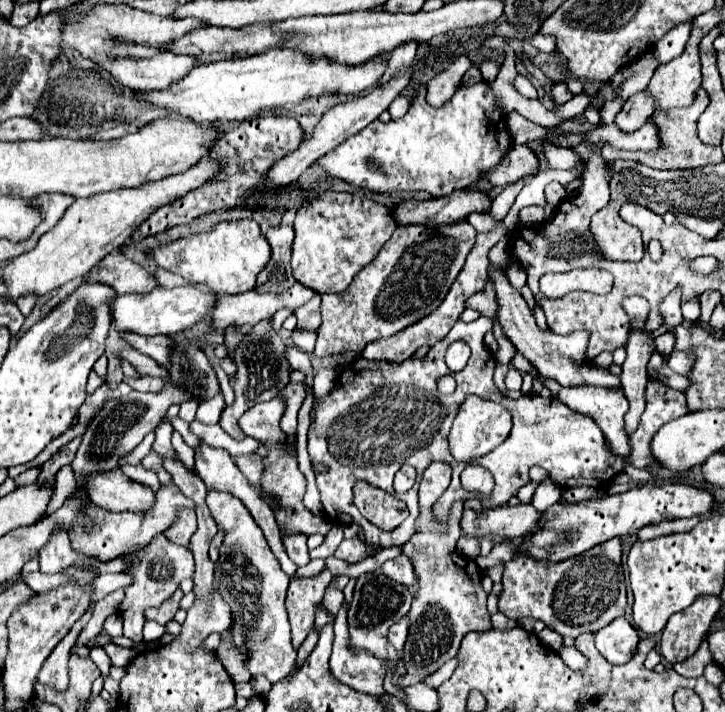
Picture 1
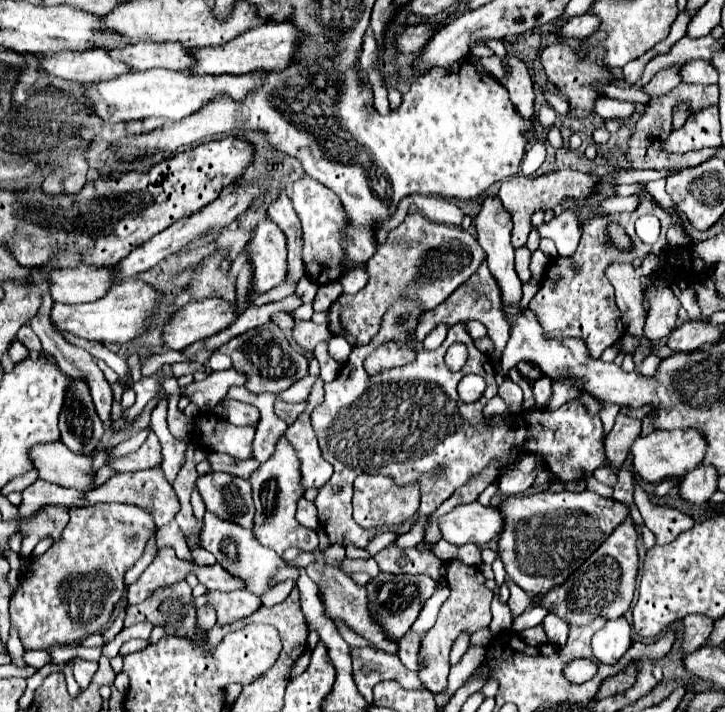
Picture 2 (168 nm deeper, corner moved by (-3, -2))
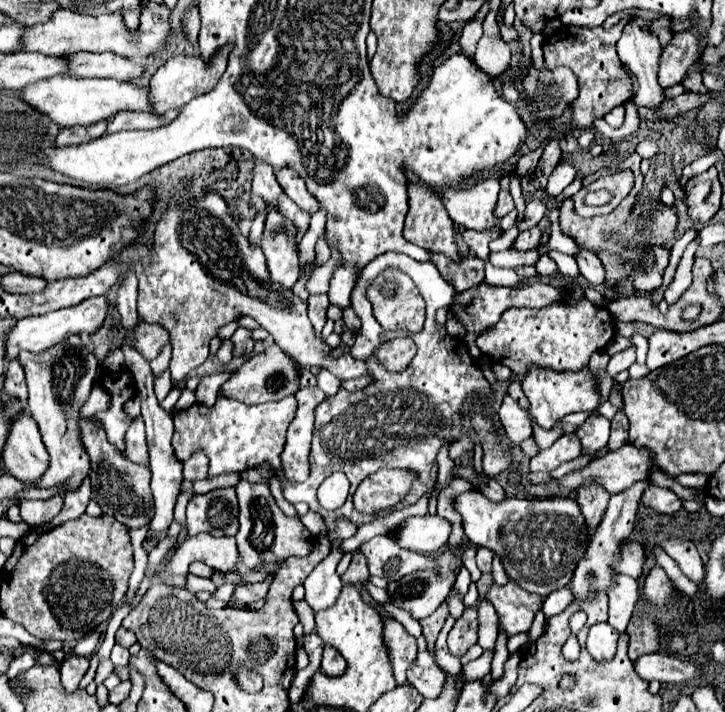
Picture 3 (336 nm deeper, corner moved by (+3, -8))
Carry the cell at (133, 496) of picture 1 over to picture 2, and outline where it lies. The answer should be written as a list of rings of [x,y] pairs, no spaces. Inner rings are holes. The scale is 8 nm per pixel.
[[[59,440],[35,446],[29,452],[29,458],[33,458],[33,468],[37,470],[39,480],[75,488],[79,492],[89,492],[93,486],[95,474],[91,474],[91,458],[73,454]]]

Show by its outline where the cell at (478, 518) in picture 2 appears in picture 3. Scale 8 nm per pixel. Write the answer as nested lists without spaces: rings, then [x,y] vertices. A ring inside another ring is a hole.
[[[437,514],[413,516],[395,530],[395,542],[401,548],[423,554],[435,554],[437,550],[445,548],[449,536],[451,536],[451,522]]]

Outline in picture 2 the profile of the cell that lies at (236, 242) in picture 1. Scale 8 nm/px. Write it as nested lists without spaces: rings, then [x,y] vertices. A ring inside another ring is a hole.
[[[261,222],[245,250],[255,264],[255,292],[267,292],[285,280],[285,234],[275,222]]]

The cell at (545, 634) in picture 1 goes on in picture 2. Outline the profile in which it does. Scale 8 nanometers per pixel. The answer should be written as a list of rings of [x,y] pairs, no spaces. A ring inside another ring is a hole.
[[[542,624],[535,626],[535,628],[523,630],[523,632],[519,634],[519,638],[521,638],[525,644],[529,644],[529,646],[541,646],[541,644],[547,642],[547,636],[545,636]]]

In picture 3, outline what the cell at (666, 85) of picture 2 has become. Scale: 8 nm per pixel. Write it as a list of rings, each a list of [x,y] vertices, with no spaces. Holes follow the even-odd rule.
[[[691,16],[691,28],[685,32],[675,32],[673,40],[663,48],[661,68],[659,68],[659,86],[669,88],[683,80],[691,64],[701,56],[701,36],[697,32],[697,16]]]

